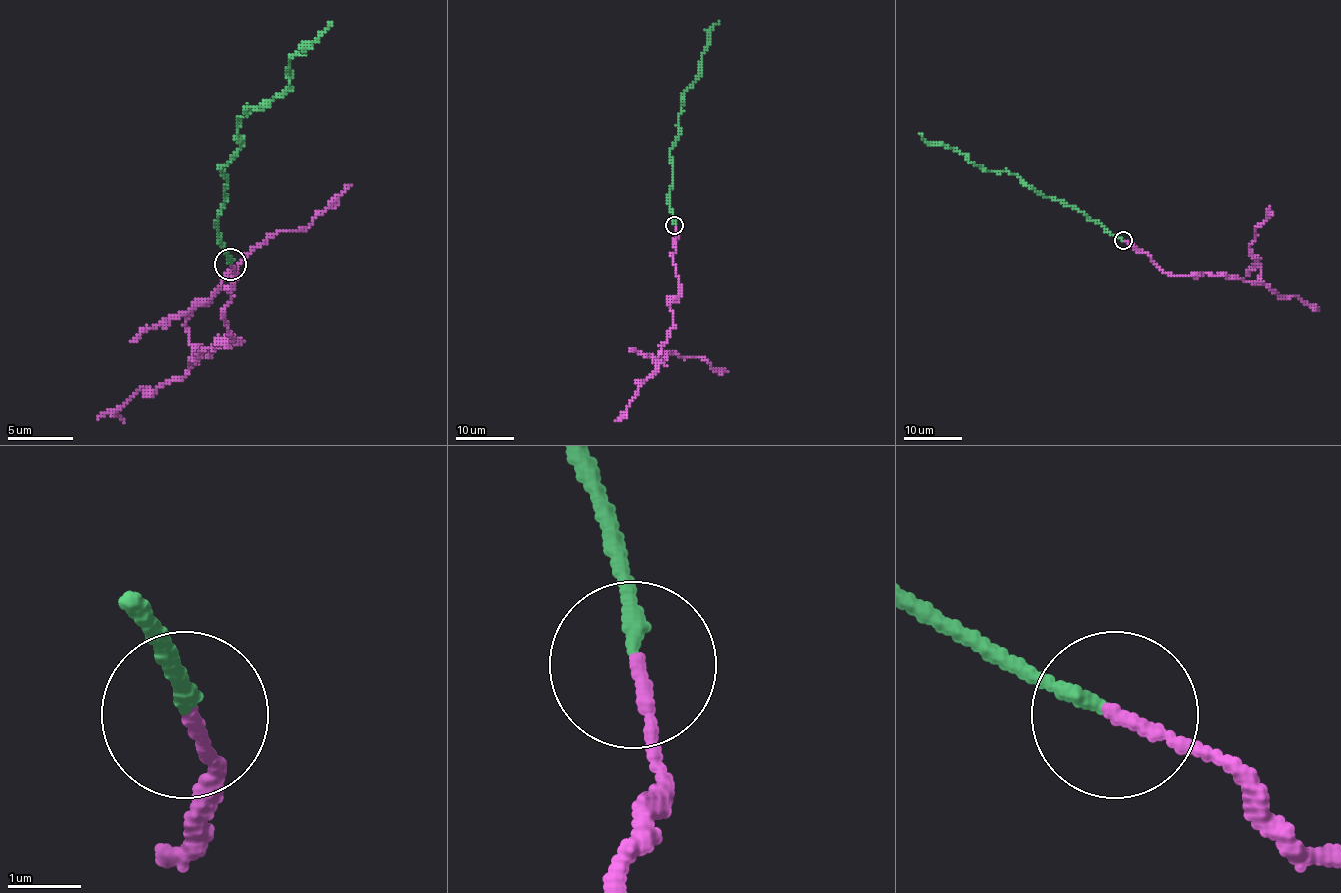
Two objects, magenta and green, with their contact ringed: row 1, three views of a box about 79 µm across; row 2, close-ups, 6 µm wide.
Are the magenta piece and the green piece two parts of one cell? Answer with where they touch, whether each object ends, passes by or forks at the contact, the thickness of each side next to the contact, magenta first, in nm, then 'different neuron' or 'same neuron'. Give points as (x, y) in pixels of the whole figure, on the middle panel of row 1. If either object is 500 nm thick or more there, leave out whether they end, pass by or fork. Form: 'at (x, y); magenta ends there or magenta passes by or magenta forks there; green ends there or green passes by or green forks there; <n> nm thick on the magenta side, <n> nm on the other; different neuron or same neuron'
at (674, 225); magenta ends there; green ends there; 180 nm thick on the magenta side, 200 nm on the other; different neuron

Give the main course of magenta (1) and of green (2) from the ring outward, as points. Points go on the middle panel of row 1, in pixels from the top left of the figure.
1: (675, 226), (672, 261), (679, 295), (669, 301), (673, 327), (655, 360), (673, 350), (728, 372)
2: (675, 224), (669, 200), (673, 172), (670, 148), (679, 135), (682, 94), (701, 72), (708, 32), (720, 22)

